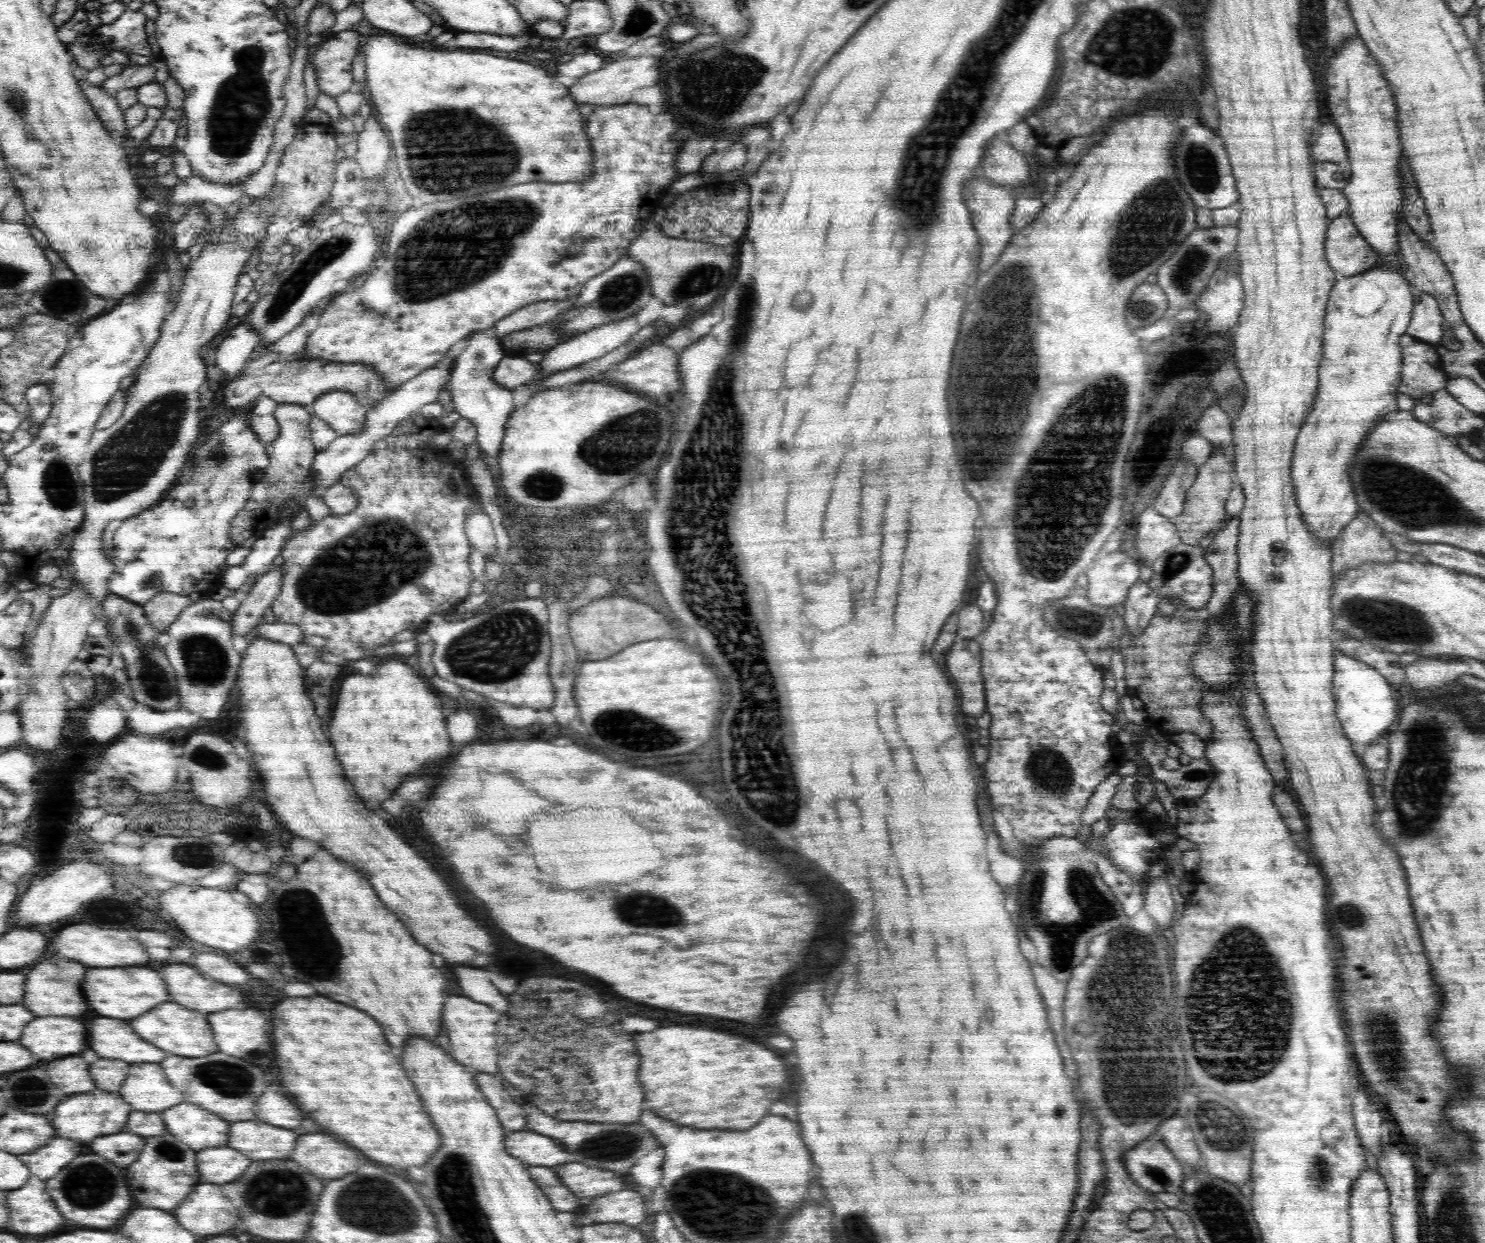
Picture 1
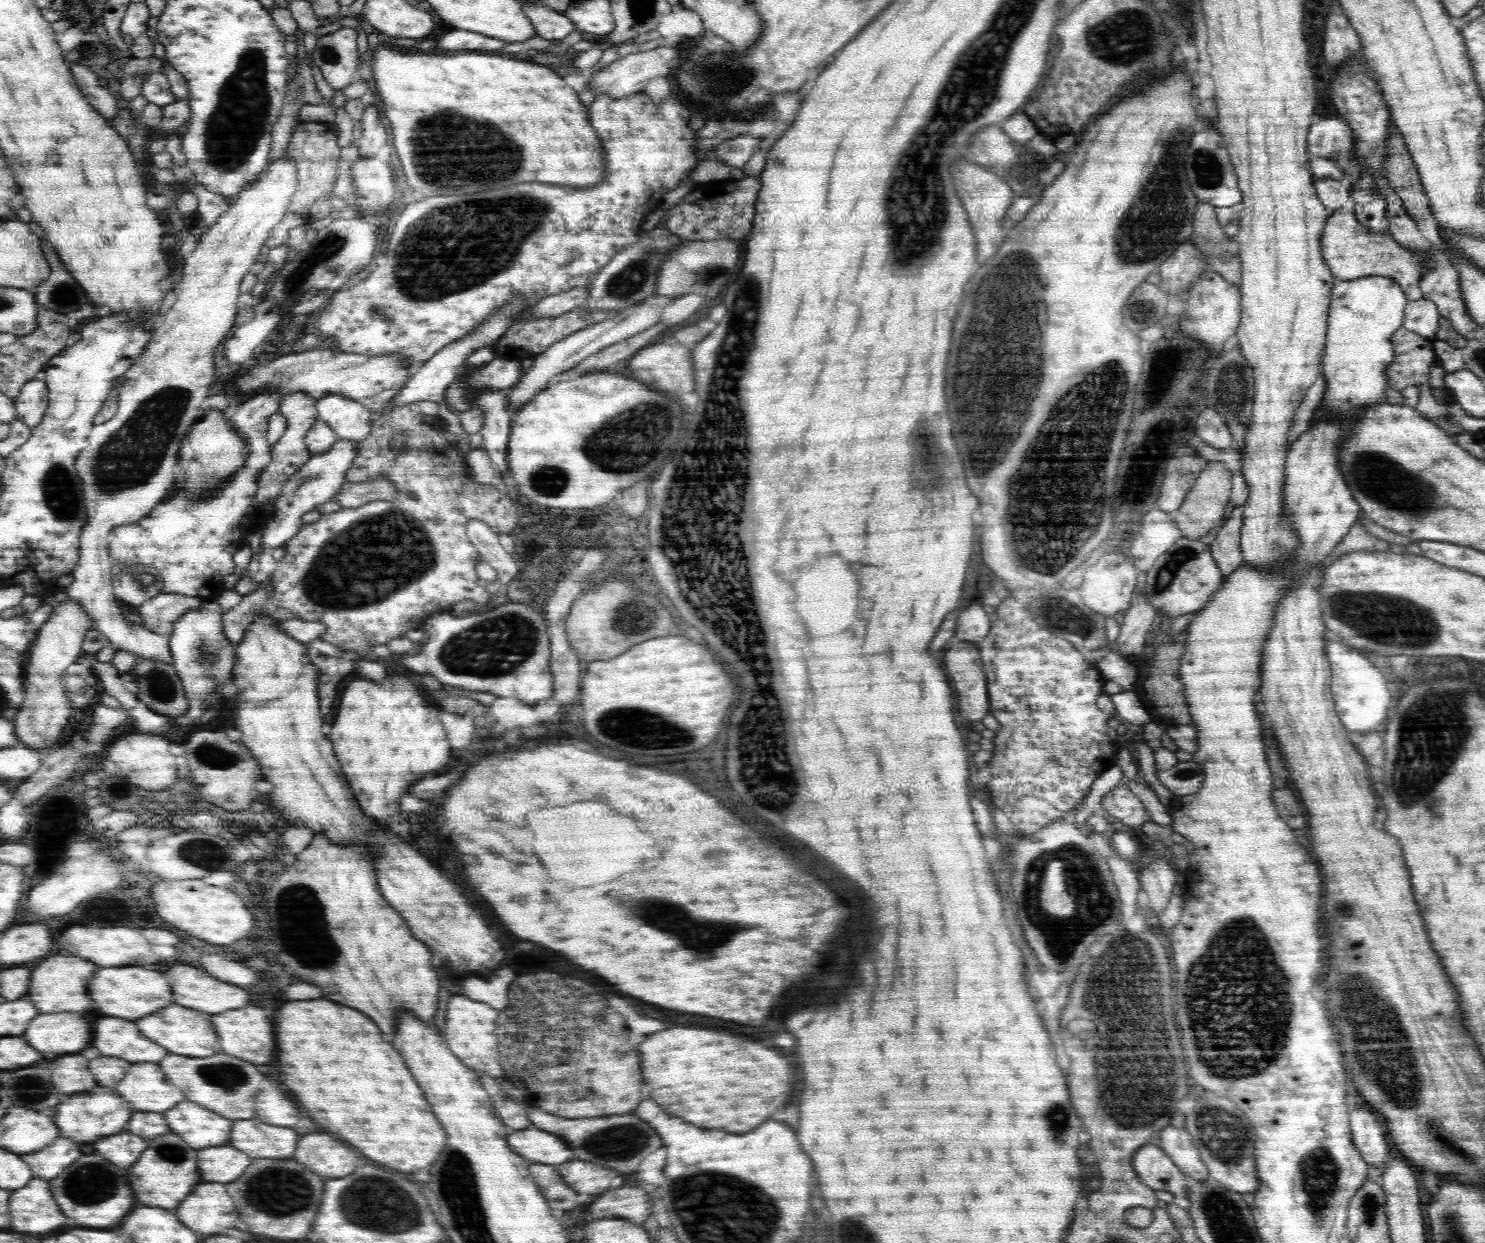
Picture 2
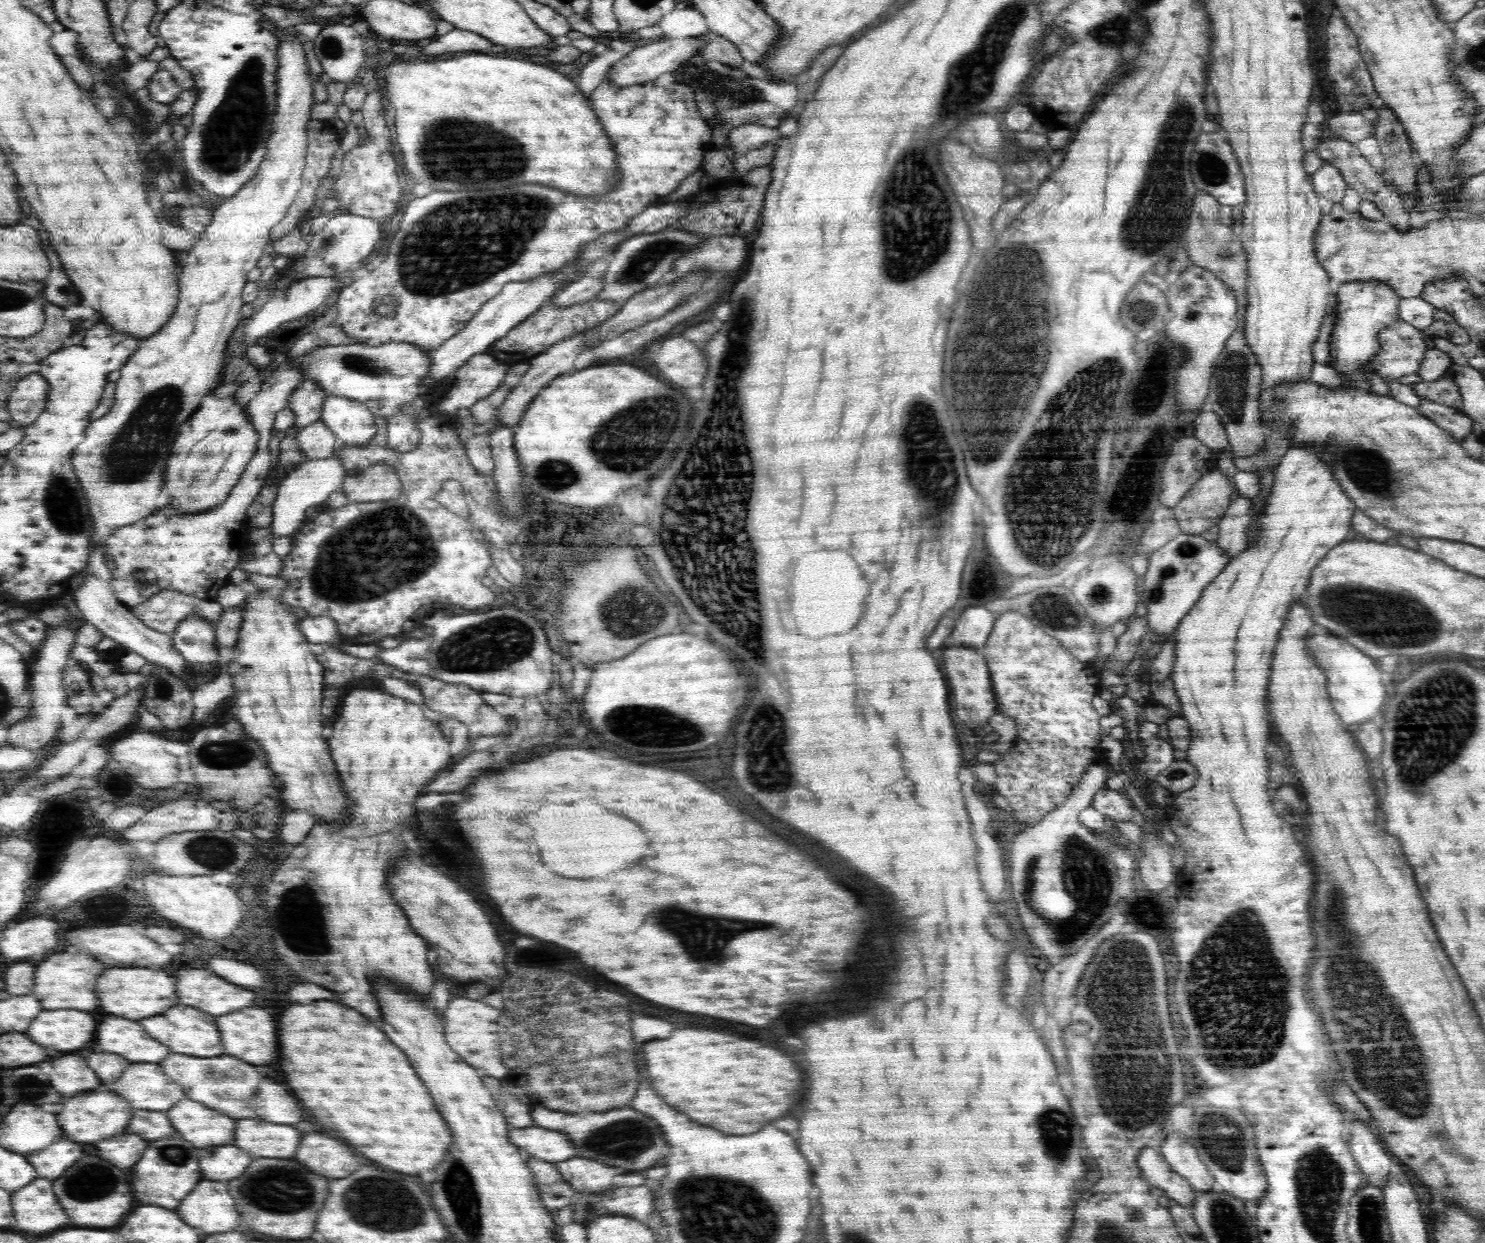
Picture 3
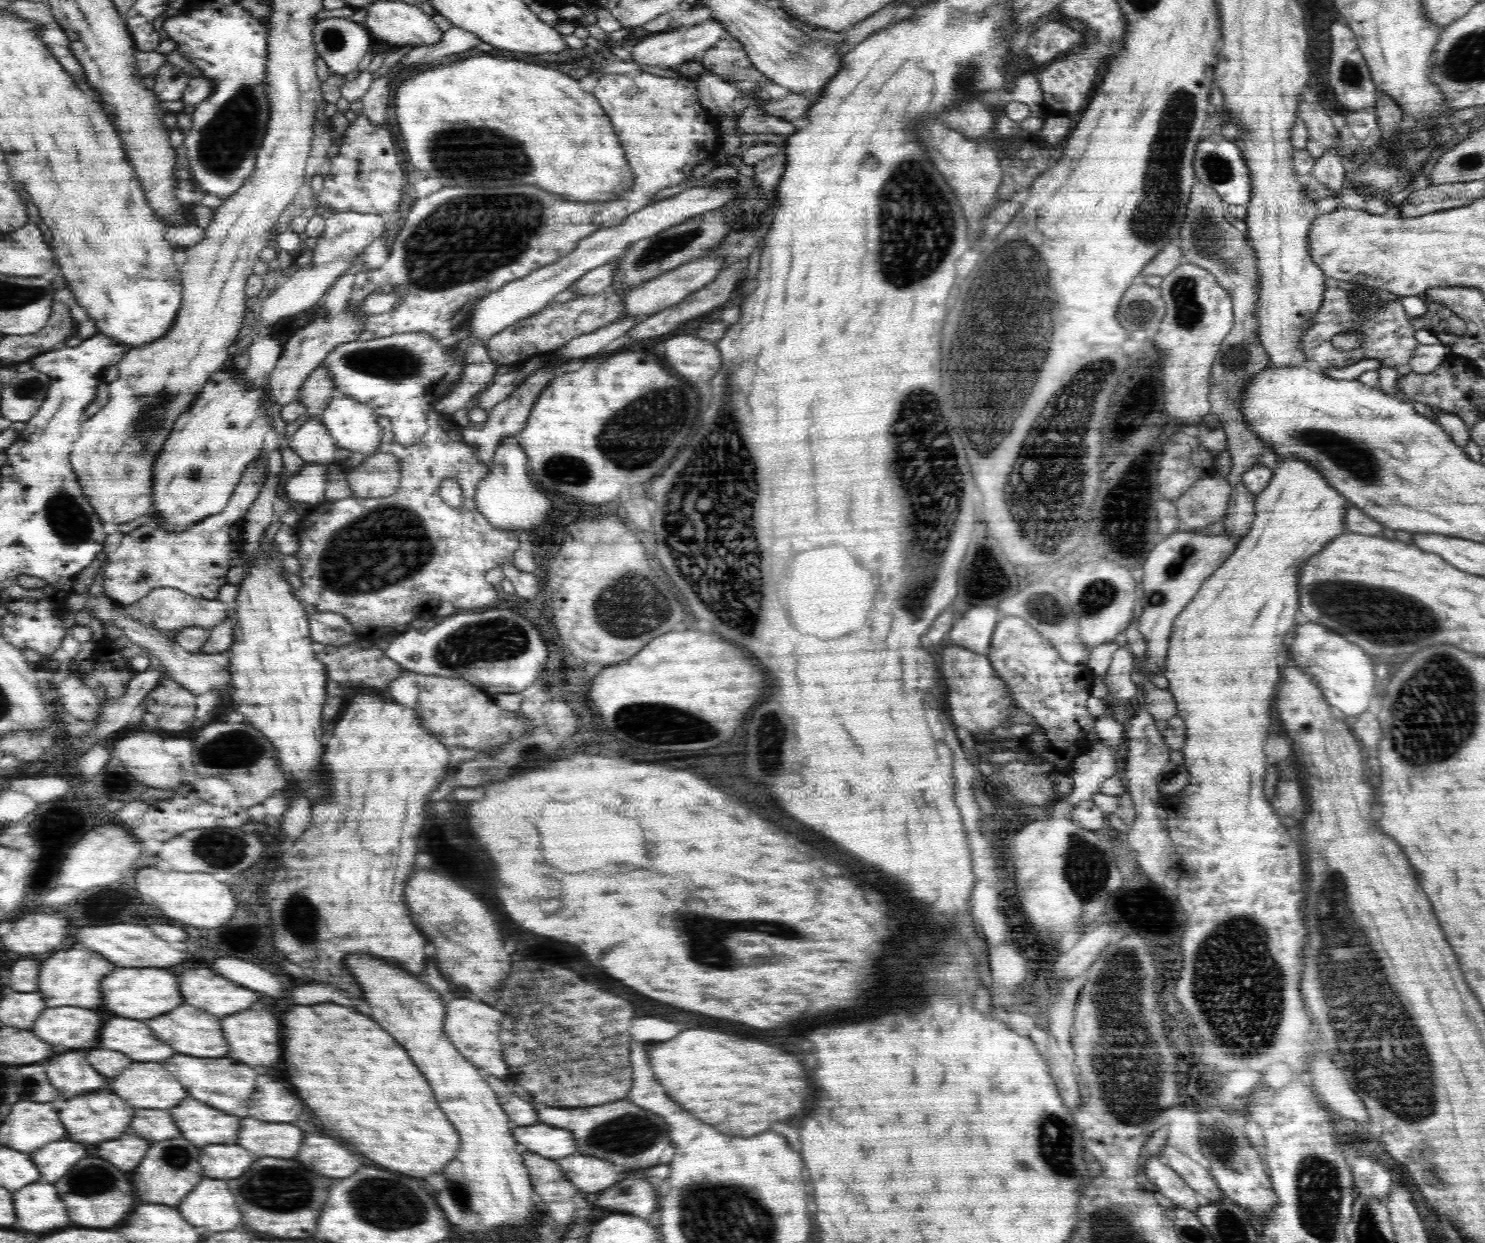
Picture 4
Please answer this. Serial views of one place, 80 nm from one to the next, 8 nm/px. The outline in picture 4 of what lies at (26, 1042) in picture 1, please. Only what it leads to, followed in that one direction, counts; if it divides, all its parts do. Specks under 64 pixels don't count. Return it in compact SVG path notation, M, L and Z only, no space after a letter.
M76 1006L46 1008L32 1026L44 1042L72 1046L72 1050L92 1046L100 1036L100 1028L102 1020L96 1012Z

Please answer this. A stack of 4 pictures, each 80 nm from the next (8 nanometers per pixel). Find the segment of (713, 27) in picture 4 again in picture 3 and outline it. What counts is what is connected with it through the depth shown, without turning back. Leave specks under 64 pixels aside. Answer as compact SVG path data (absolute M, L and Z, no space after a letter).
M698 34L698 36L688 36L688 38L670 38L664 40L644 41L636 46L632 52L616 61L609 70L606 81L619 86L620 88L628 88L628 86L636 86L636 84L644 84L644 82L652 82L664 72L674 72L680 70L682 63L690 59L696 52L700 52L706 42L706 35Z

